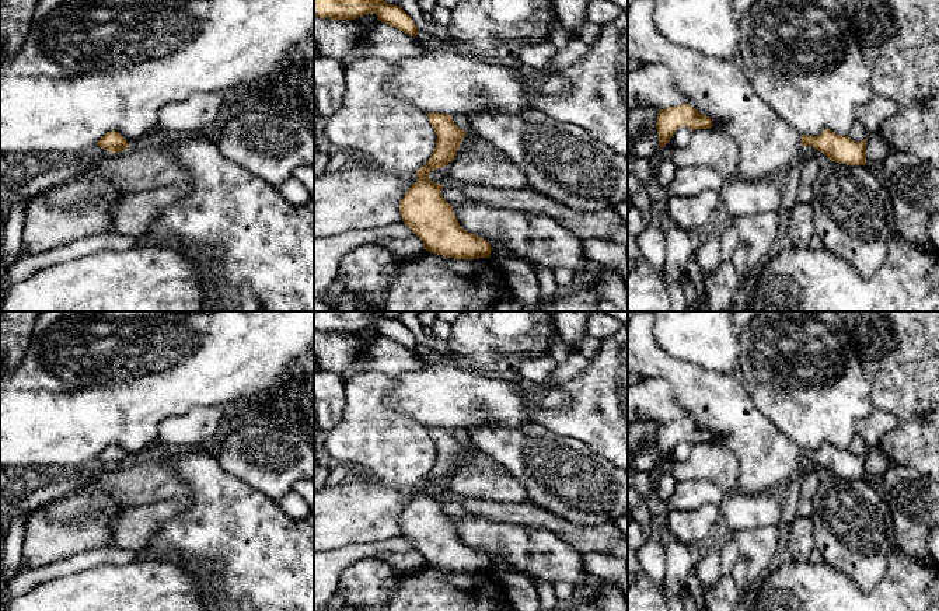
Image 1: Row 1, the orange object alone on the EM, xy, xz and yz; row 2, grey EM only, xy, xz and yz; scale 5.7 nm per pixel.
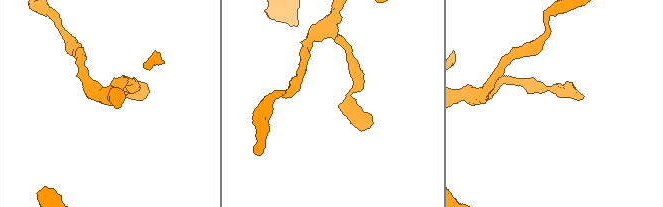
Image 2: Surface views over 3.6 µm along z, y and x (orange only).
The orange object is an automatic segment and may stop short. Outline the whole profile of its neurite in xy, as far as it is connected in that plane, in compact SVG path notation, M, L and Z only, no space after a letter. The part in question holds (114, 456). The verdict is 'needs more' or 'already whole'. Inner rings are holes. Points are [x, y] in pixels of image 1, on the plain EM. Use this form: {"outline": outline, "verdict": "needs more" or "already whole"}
{"outline": "M107 446L97 457L101 462L109 467L119 467L126 464L130 458L123 453L119 446Z", "verdict": "already whole"}

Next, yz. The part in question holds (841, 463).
{"outline": "M823 444L817 450L802 448L802 460L813 460L831 475L847 479L866 478L868 451L855 455L849 450L841 450L832 444Z", "verdict": "already whole"}

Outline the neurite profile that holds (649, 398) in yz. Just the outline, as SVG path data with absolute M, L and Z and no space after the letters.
M642 378L628 383L628 425L638 420L666 423L687 418L666 380Z

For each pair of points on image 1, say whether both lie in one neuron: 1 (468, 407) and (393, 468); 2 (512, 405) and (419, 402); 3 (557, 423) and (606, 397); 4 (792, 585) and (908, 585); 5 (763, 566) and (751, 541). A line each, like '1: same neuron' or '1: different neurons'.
1: different neurons
2: same neuron
3: same neuron
4: same neuron
5: same neuron

